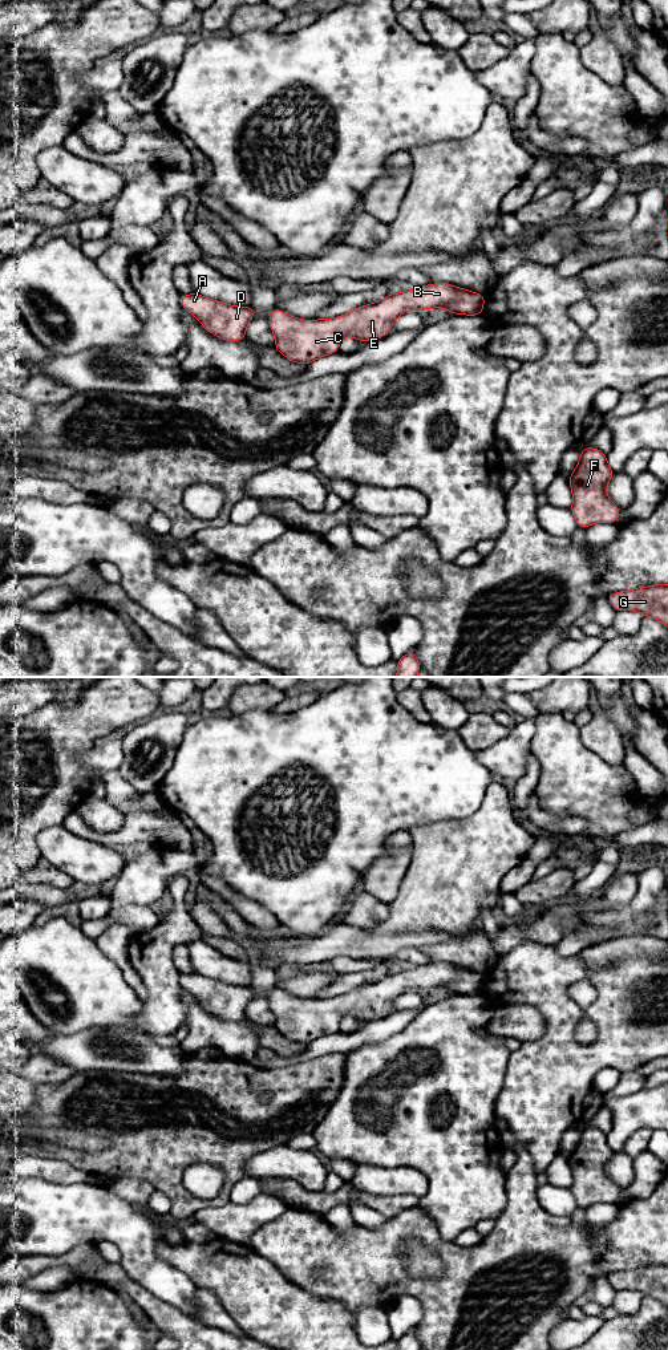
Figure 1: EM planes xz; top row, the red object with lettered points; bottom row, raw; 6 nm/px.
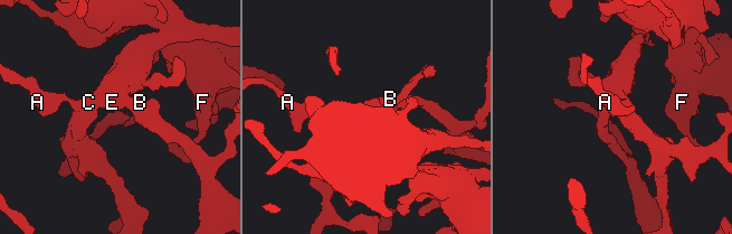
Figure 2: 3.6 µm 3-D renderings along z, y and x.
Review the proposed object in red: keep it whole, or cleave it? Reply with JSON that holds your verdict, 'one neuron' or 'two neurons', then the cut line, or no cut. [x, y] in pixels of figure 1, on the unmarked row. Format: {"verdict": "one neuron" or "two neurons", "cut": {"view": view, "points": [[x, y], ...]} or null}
{"verdict": "one neuron", "cut": null}

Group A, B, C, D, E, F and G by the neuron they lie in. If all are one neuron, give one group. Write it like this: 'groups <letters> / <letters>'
groups A B C D E F G

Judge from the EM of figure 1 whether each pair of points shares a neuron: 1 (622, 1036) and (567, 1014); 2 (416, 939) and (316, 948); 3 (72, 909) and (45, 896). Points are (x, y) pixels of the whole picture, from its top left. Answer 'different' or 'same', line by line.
1: same
2: same
3: different

